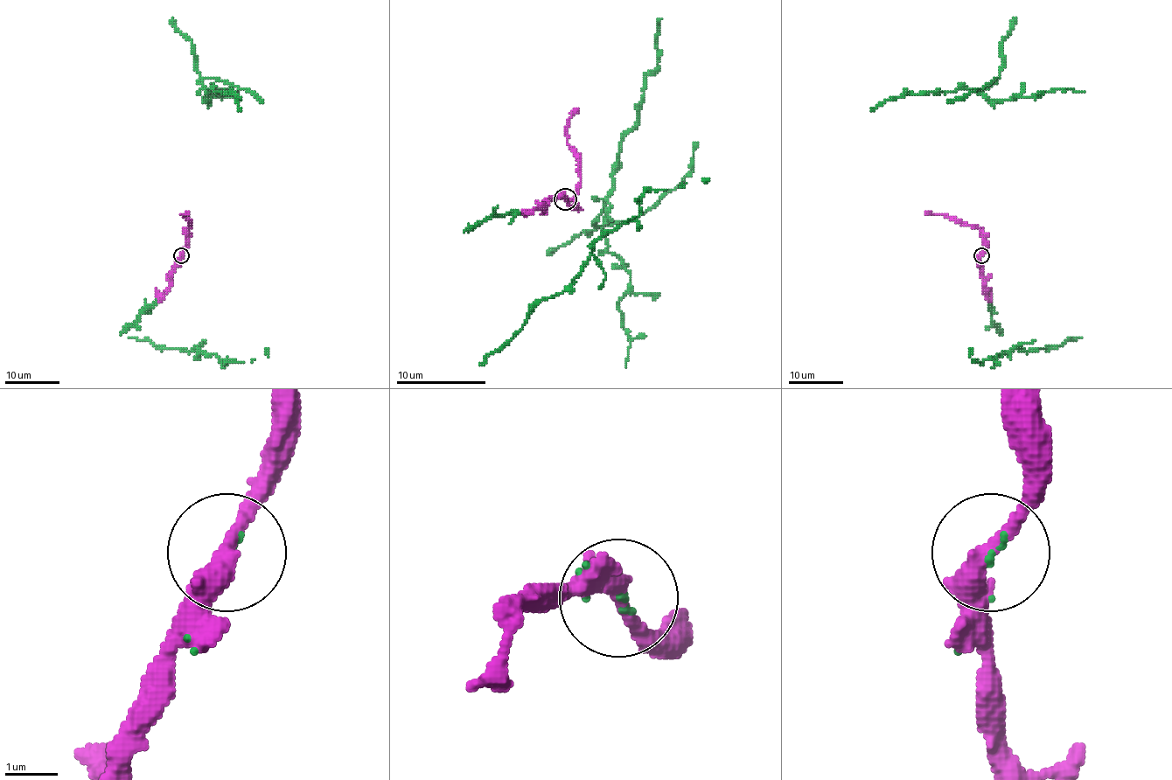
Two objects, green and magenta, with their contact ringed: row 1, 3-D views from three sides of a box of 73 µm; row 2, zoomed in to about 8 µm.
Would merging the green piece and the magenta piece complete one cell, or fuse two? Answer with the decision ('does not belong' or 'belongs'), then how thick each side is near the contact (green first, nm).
belongs; calibres 60 and 360 nm

